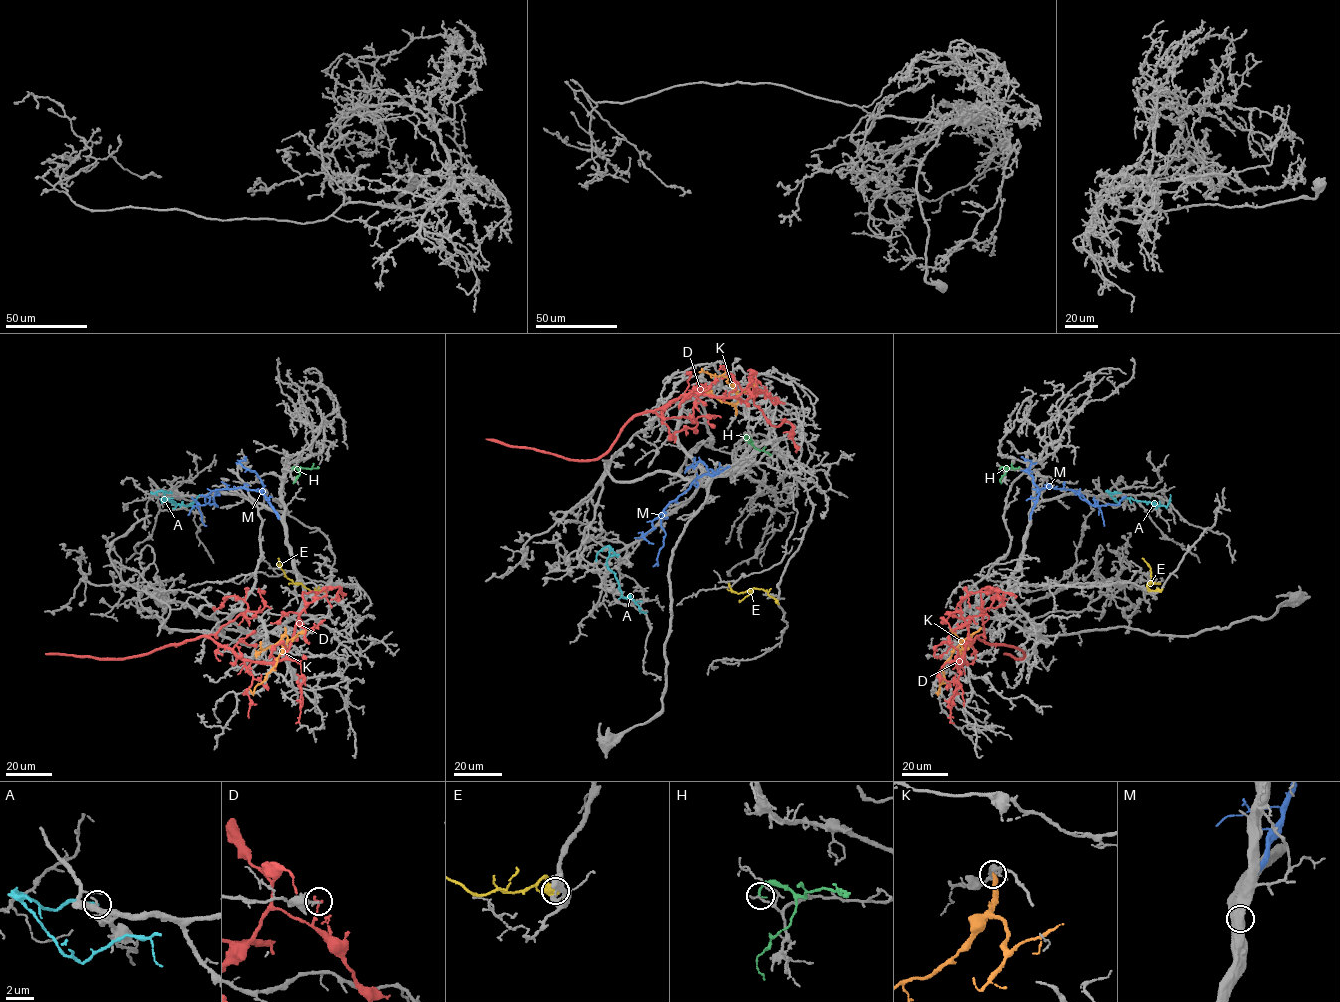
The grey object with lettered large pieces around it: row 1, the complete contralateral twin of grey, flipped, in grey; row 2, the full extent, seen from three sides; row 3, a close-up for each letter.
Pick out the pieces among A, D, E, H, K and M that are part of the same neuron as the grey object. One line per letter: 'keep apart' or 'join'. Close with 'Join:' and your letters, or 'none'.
A: keep apart
D: keep apart
E: keep apart
H: keep apart
K: keep apart
M: keep apart
Join: none

